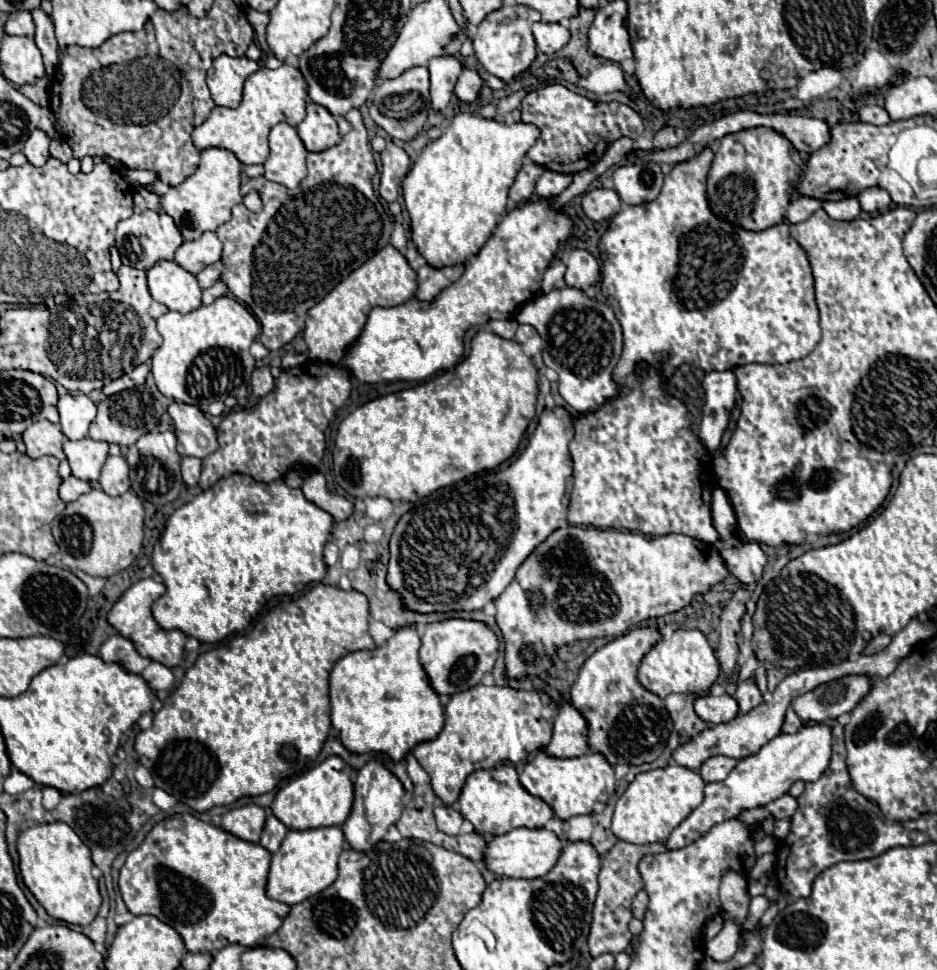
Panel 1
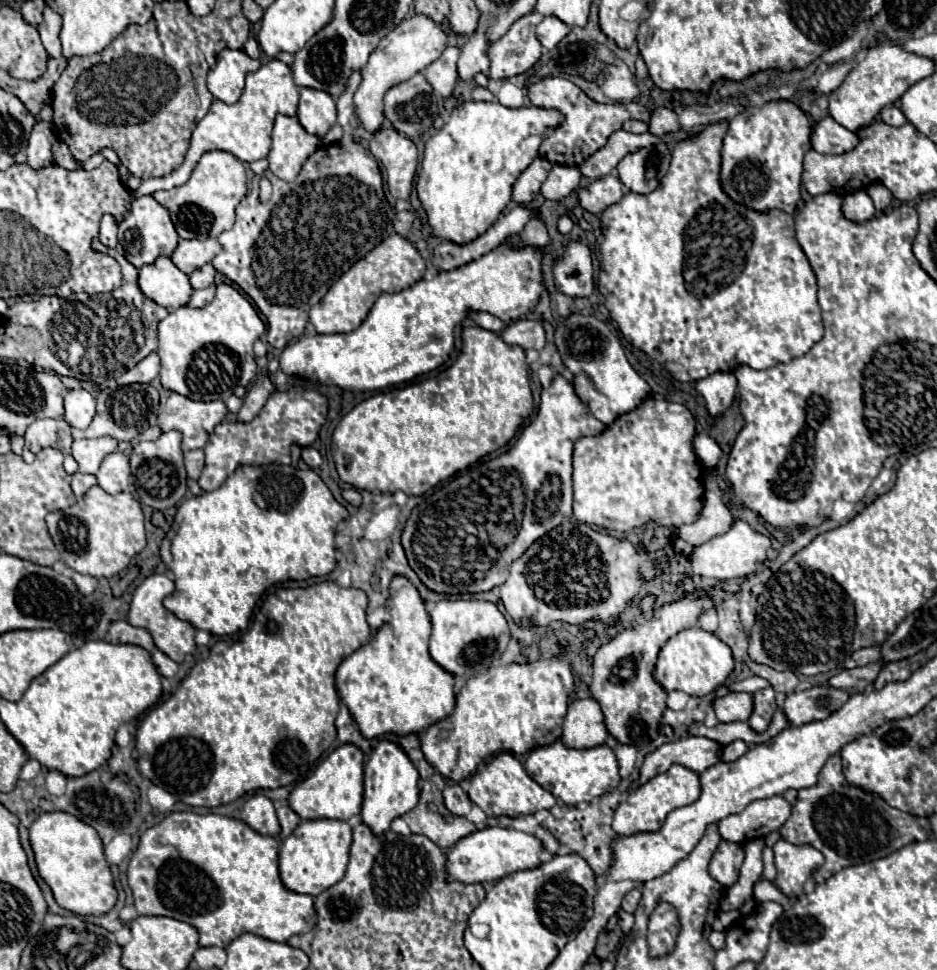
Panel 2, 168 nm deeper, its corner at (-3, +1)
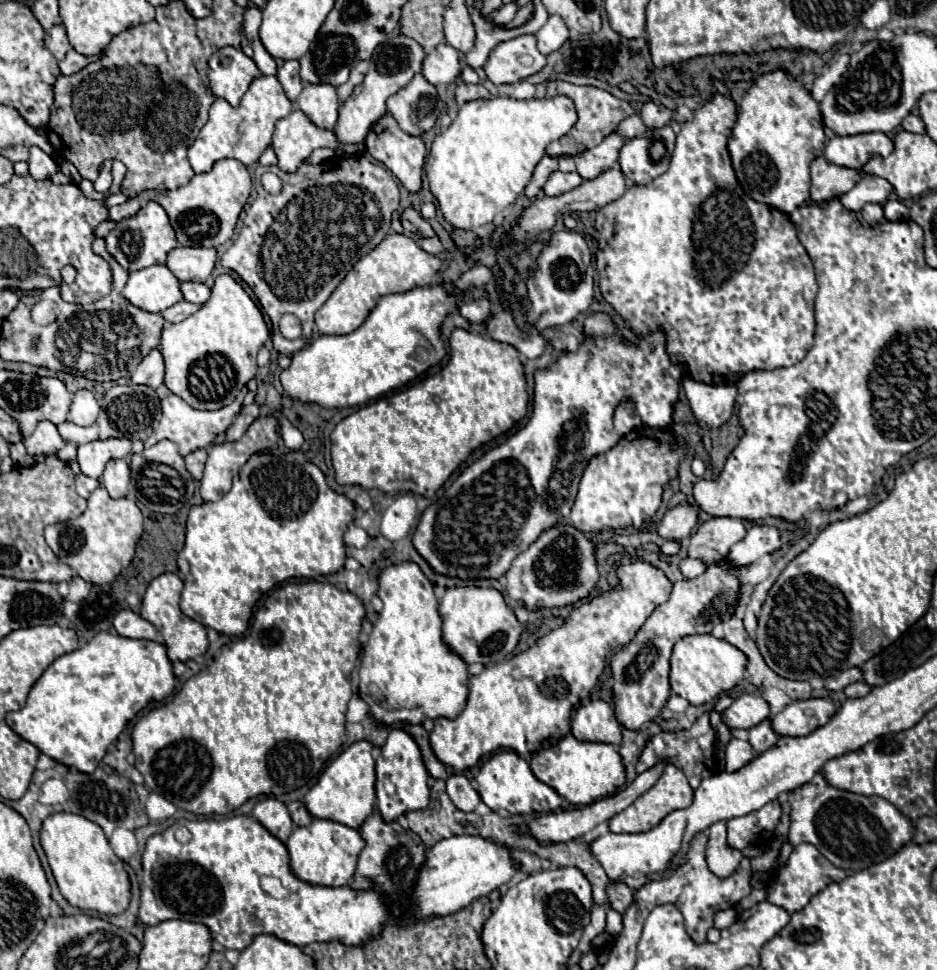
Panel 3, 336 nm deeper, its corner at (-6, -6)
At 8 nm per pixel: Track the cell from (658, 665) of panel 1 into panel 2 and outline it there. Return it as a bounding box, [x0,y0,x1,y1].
[654,627,734,697]

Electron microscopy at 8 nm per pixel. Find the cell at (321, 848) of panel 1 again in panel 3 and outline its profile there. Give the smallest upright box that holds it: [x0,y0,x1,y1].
[285,818,365,888]

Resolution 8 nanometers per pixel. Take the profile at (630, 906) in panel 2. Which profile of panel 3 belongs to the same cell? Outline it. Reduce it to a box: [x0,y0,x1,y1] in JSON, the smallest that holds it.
[607,882,635,914]

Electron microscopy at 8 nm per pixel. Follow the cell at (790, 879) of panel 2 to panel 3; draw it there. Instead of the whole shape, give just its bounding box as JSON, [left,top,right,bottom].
[767,844,847,912]

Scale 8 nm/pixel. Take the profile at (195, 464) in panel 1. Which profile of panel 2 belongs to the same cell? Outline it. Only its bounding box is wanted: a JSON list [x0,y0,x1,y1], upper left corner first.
[184,449,204,479]

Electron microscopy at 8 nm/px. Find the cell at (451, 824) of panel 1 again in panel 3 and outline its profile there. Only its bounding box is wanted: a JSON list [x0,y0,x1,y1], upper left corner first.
[447,774,481,812]

